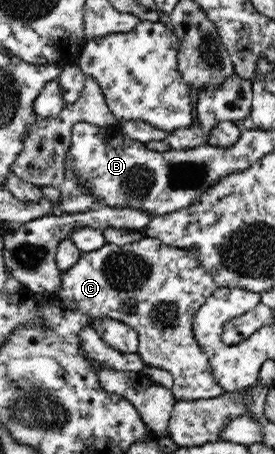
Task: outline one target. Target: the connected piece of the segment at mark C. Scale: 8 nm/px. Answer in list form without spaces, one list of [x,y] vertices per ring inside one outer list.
[[[145,236],[143,239],[134,243],[124,245],[109,244],[107,242],[104,246],[102,246],[102,248],[98,248],[97,250],[88,253],[82,253],[80,258],[76,261],[76,264],[73,264],[68,270],[61,273],[61,289],[58,292],[58,299],[60,302],[63,302],[66,307],[78,309],[80,312],[88,315],[89,320],[108,317],[123,322],[130,328],[133,328],[139,336],[137,353],[144,361],[144,364],[146,366],[151,366],[152,368],[167,370],[170,374],[172,374],[173,385],[170,389],[172,391],[172,396],[177,401],[211,399],[219,397],[222,393],[224,393],[224,389],[221,386],[218,386],[216,379],[214,379],[209,358],[204,354],[202,347],[200,347],[197,343],[194,331],[192,330],[192,322],[194,320],[194,316],[196,316],[196,312],[198,312],[198,309],[204,304],[204,301],[212,294],[212,292],[214,292],[214,289],[218,288],[211,273],[206,270],[207,269],[199,263],[198,253],[196,253],[196,251],[169,247],[164,243],[161,243],[160,240],[150,238],[148,236]]]

